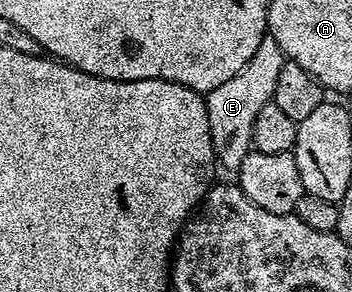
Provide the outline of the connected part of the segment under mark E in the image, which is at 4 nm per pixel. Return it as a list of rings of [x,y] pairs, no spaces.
[[[266,35],[262,37],[255,55],[251,55],[251,59],[243,63],[243,71],[239,71],[239,75],[231,75],[227,83],[204,94],[207,123],[211,127],[211,143],[217,156],[216,162],[222,170],[237,170],[245,156],[253,149],[255,119],[259,111],[263,111],[263,107],[271,104],[279,71],[283,71],[286,60],[279,43],[275,43],[273,37]]]

